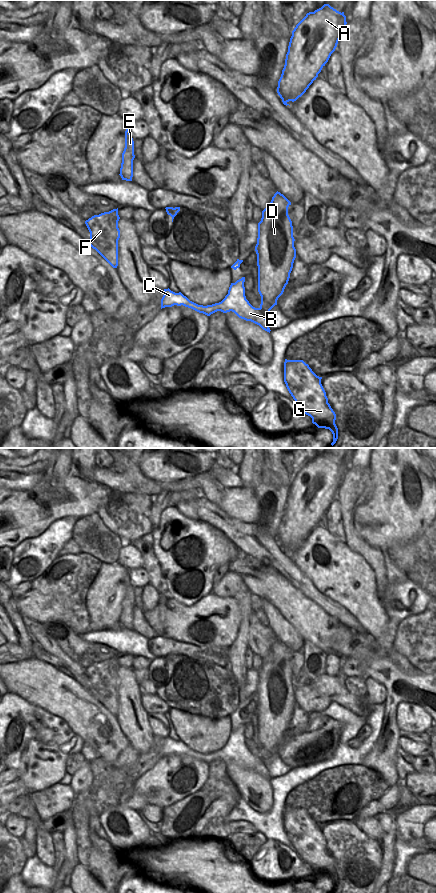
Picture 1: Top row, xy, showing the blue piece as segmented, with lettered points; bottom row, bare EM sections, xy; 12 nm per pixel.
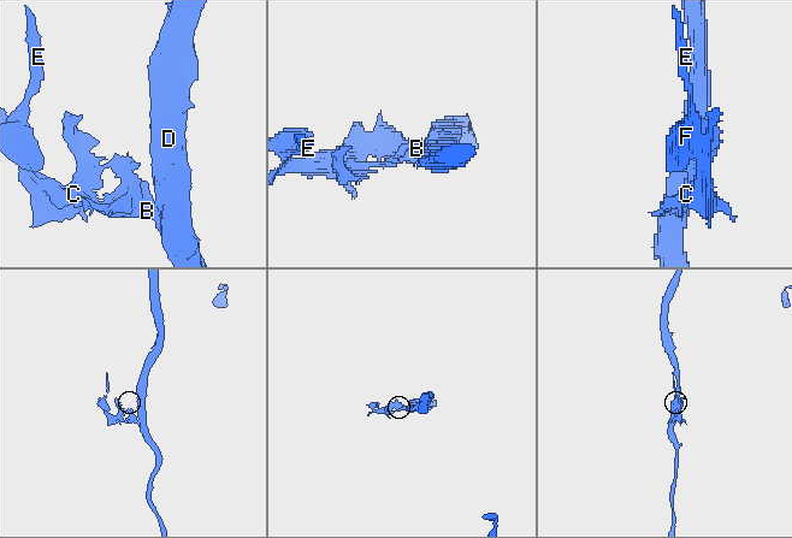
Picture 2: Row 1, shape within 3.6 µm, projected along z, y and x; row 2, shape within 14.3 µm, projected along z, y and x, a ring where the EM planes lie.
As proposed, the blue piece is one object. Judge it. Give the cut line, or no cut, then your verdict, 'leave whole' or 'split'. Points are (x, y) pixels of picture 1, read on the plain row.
xy (260, 755), (262, 761), (256, 764), (254, 770) | split

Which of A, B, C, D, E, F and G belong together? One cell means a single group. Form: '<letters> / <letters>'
A D G / B C E F

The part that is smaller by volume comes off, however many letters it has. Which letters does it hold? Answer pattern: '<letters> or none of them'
B, C, E, F

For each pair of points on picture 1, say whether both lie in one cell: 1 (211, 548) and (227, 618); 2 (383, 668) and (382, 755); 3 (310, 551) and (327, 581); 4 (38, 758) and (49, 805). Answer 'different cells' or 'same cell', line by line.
1: different cells
2: same cell
3: same cell
4: different cells

